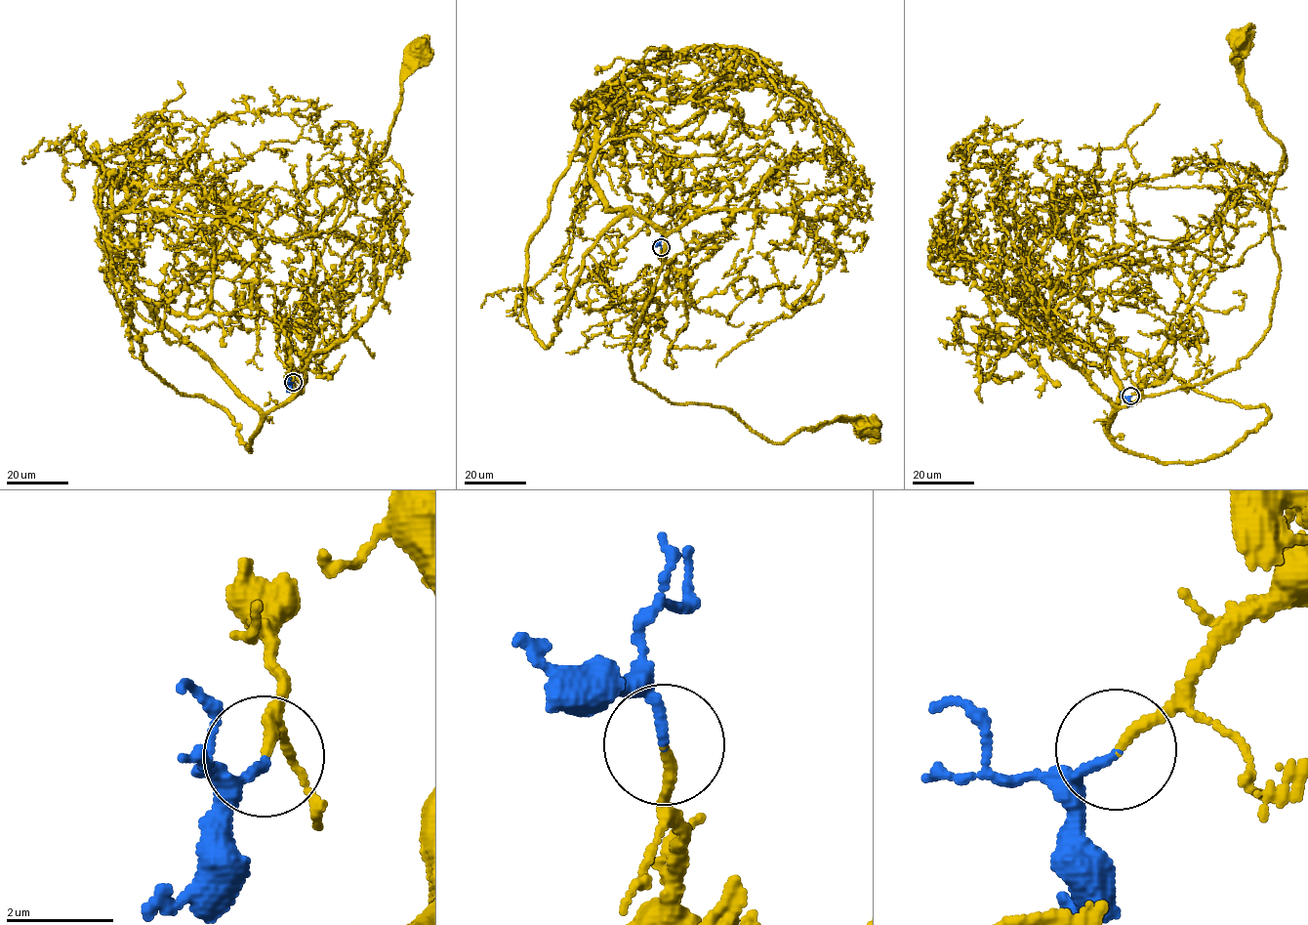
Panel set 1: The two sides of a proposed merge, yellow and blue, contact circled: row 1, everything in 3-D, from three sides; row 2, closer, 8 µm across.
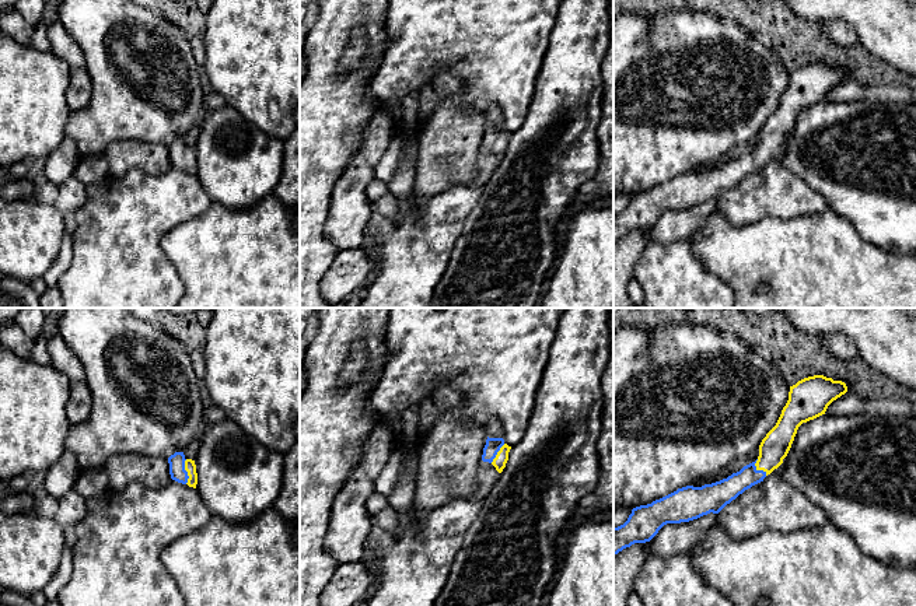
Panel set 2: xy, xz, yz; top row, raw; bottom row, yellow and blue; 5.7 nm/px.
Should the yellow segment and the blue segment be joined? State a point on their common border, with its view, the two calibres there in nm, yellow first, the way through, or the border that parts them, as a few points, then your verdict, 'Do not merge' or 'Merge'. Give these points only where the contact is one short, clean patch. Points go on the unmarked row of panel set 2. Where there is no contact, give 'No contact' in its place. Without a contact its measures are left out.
Touches yellow at xy (186, 157). Thickness 60 nm (yellow) against 100 nm. Path across: xy (189, 151), (186, 157), (177, 149). Merge

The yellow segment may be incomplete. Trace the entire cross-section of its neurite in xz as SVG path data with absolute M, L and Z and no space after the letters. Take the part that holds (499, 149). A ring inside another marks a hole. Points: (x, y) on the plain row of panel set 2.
M487 123L486 132L483 134L482 147L492 150L496 157L501 160L508 147L510 136L511 133L508 133L503 125Z

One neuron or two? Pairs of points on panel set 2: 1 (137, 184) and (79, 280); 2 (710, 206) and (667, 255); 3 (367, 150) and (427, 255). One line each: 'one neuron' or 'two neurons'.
1: one neuron
2: two neurons
3: two neurons

